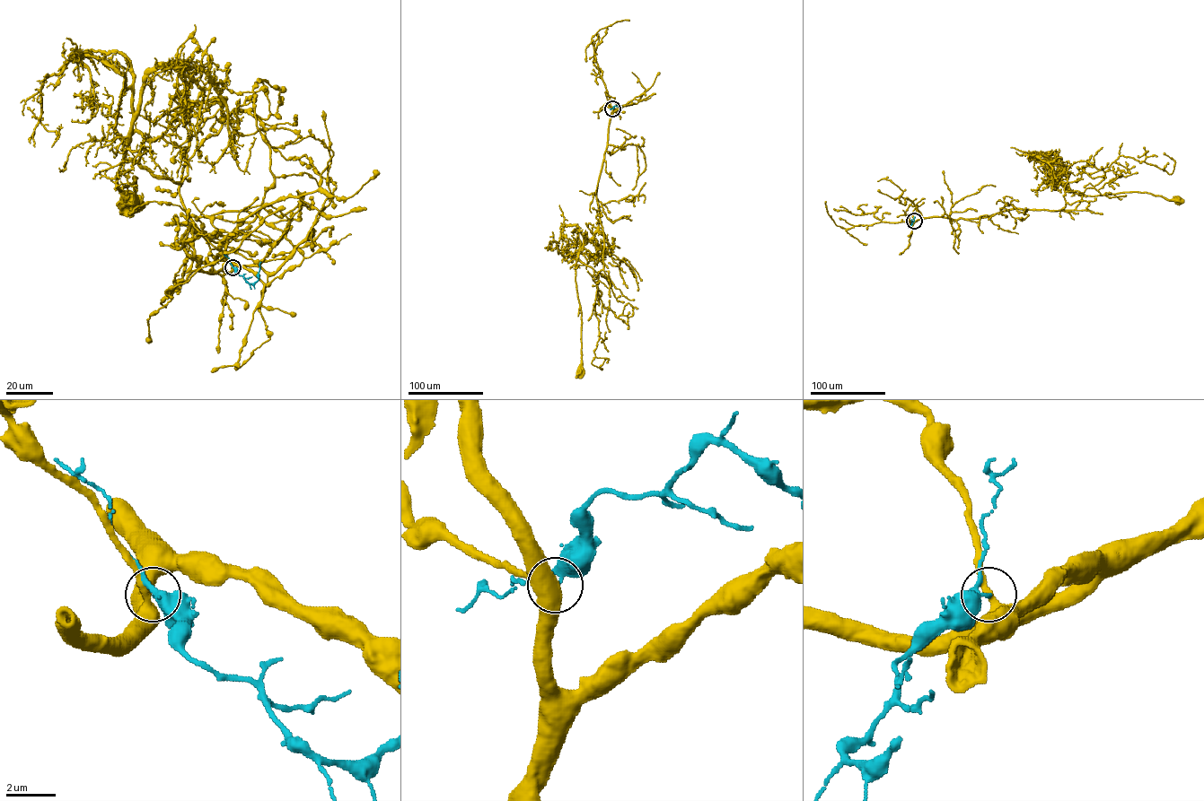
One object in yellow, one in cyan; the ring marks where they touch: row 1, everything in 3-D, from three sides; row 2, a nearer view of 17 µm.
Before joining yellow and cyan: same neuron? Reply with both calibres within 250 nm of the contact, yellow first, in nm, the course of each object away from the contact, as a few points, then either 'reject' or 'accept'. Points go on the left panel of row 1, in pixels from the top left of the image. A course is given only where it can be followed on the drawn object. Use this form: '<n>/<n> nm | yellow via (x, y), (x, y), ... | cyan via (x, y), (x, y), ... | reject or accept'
380/280 nm | yellow via (232, 267), (184, 249), (189, 230), (206, 234), (178, 183), (125, 161), (116, 188), (135, 178), (131, 204) | cyan via (232, 267), (248, 282), (254, 283), (258, 280), (261, 262) | reject

